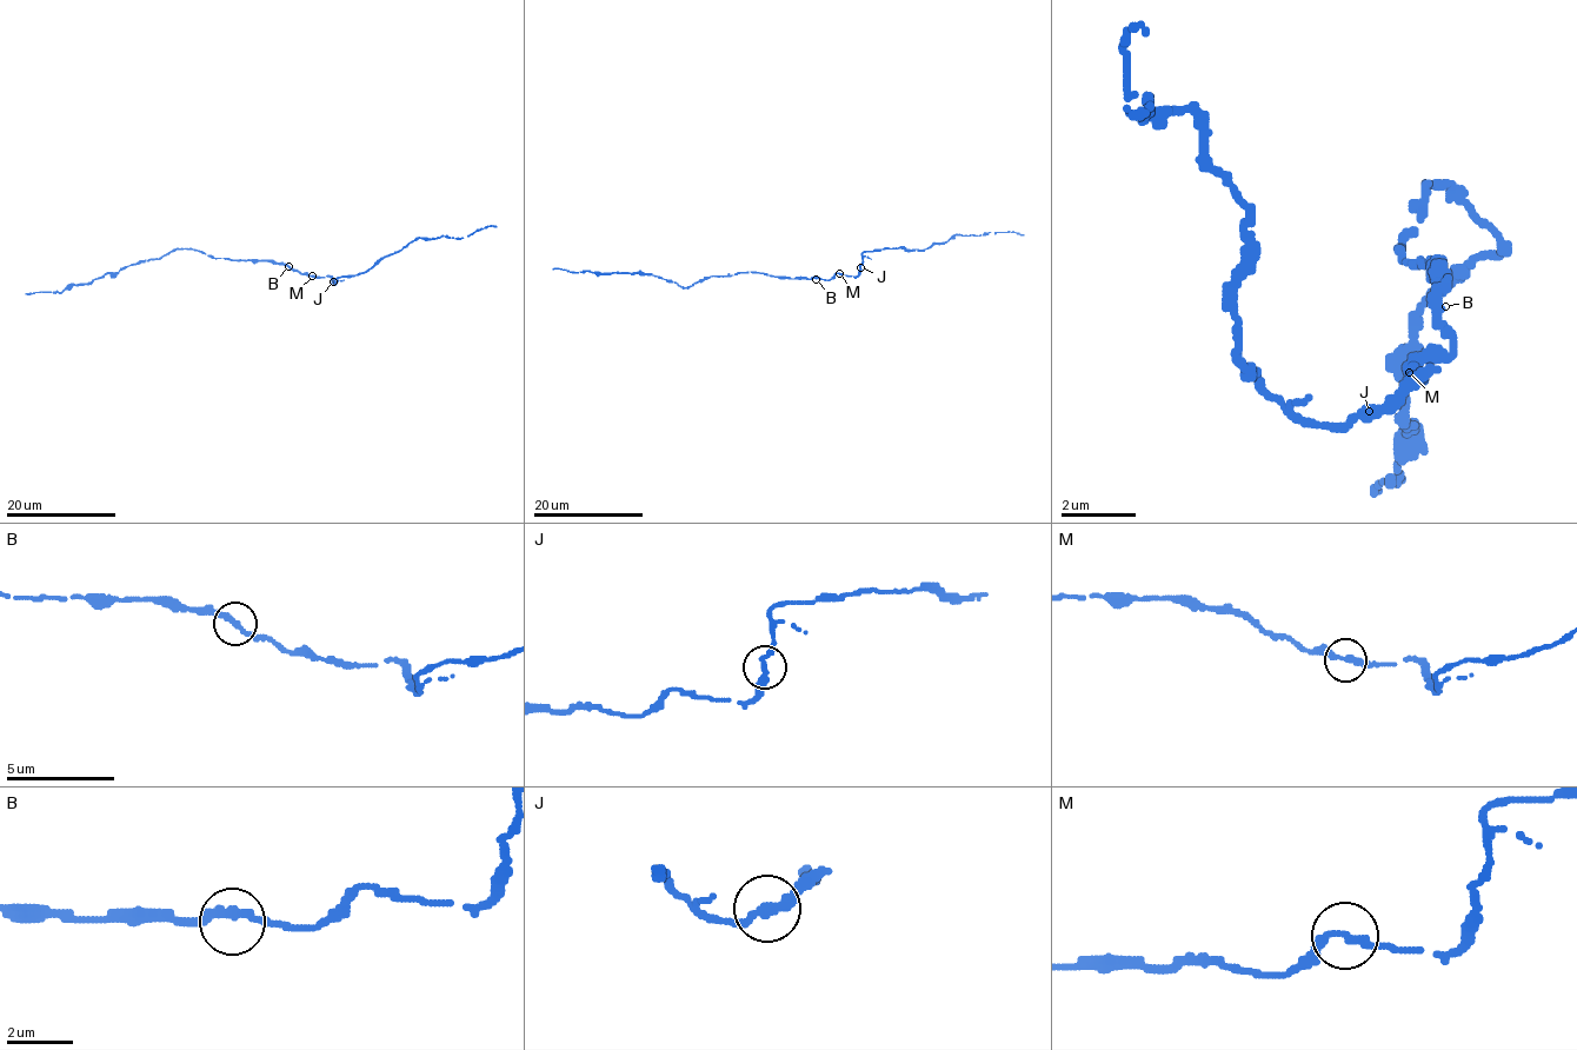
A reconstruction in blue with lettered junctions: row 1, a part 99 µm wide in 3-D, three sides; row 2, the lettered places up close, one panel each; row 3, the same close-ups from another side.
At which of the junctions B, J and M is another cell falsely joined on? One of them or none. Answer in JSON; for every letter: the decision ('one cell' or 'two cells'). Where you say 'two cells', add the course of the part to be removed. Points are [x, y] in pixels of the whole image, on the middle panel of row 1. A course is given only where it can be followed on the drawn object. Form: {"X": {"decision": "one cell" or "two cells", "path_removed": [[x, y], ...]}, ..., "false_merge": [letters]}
{"B": {"decision": "one cell"}, "J": {"decision": "one cell"}, "M": {"decision": "one cell"}, "false_merge": []}

